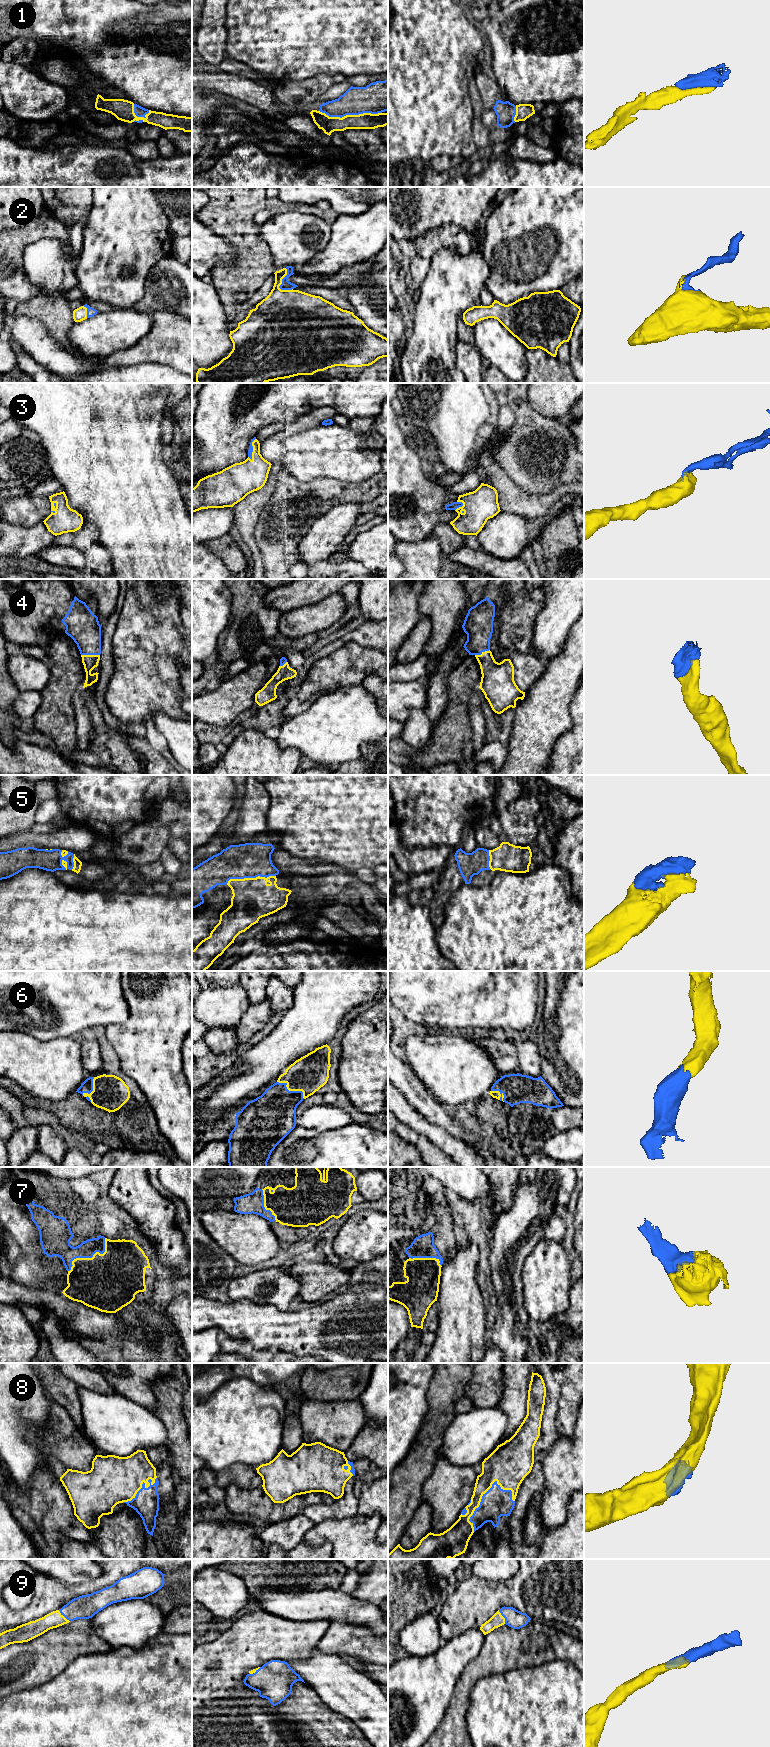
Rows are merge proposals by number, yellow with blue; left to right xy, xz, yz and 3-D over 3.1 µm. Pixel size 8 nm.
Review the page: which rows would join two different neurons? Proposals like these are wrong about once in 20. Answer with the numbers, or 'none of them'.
none of them

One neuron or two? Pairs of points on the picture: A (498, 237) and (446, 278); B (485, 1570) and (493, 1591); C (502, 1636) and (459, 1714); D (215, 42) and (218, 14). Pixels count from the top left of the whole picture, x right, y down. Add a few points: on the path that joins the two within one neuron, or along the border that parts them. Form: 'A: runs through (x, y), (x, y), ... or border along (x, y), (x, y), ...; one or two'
A: border along (481, 246), (483, 258), (490, 272); two
B: border along (472, 1574), (495, 1581), (505, 1581), (512, 1578); two
C: runs through (492, 1655), (467, 1680), (461, 1695); one
D: runs through (215, 35), (215, 21); one

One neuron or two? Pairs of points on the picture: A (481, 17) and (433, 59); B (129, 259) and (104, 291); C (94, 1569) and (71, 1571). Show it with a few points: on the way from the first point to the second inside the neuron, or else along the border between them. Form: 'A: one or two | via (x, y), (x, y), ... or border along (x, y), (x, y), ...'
A: two | border along (476, 23), (480, 26)
B: one | via (120, 265), (104, 282)
C: one | via (88, 1569), (77, 1569)

